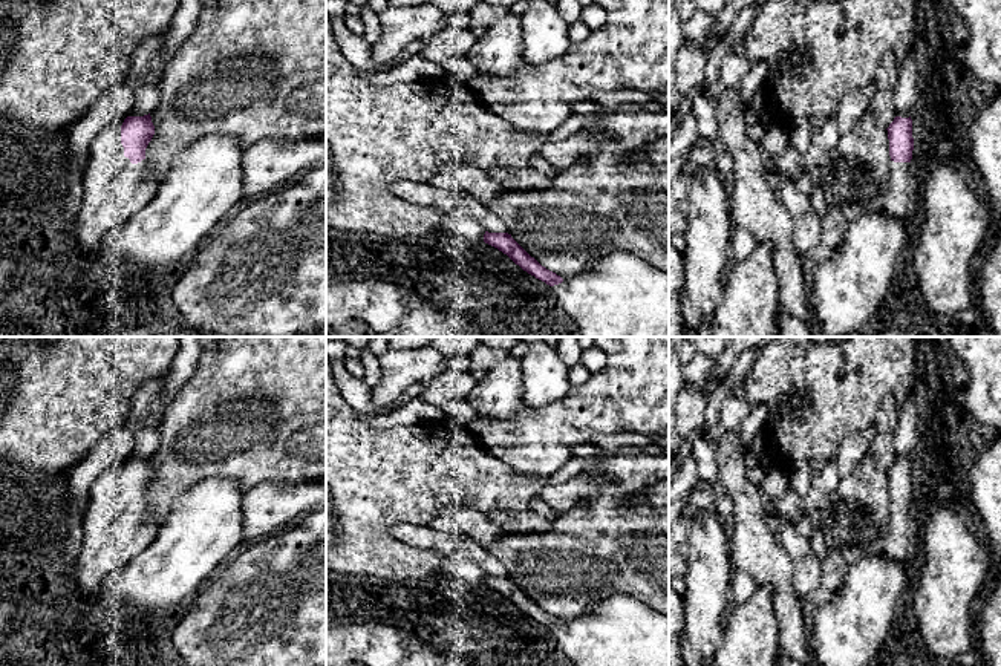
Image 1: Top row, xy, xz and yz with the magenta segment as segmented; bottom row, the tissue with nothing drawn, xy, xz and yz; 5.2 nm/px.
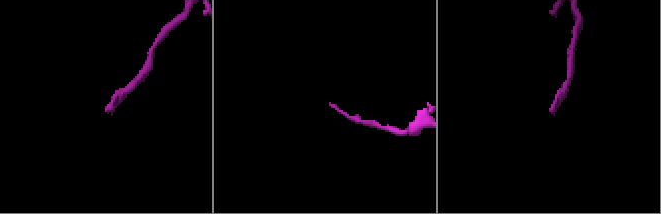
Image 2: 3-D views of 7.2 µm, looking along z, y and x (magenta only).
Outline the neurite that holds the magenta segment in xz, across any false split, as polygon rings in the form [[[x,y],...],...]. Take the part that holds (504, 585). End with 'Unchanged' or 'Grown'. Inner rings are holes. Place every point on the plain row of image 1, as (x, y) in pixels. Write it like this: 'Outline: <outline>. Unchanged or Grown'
Outline: [[[488,576],[484,577],[484,585],[507,597],[523,614],[545,625],[549,629],[563,625],[560,619],[542,609],[531,600],[508,576]]]. Unchanged

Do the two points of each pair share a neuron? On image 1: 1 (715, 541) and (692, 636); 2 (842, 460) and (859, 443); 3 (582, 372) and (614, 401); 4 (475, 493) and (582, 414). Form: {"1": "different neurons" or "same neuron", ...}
{"1": "same neuron", "2": "same neuron", "3": "different neurons", "4": "different neurons"}

